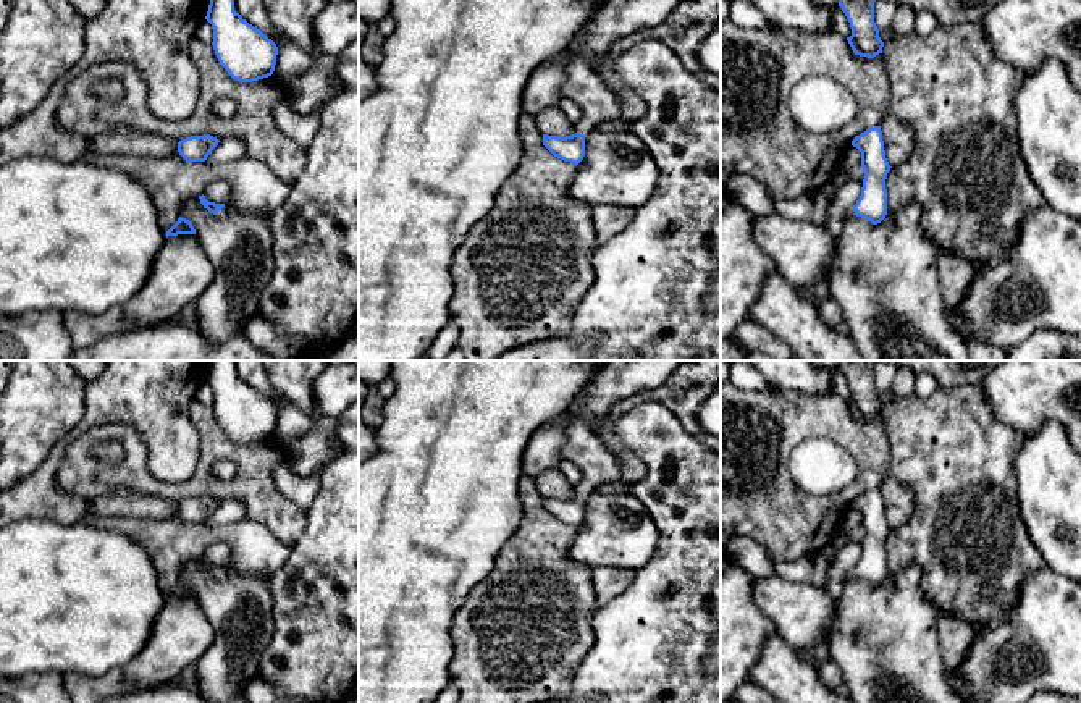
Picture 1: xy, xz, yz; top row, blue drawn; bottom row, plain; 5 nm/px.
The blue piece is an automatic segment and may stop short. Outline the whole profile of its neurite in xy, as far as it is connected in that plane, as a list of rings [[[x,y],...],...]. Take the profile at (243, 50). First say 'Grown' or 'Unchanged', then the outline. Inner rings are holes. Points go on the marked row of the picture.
Unchanged. [[[210,0],[205,19],[213,27],[213,50],[228,74],[241,82],[268,78],[278,47],[234,11],[234,0]]]

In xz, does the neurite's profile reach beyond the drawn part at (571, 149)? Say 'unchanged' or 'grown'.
grown

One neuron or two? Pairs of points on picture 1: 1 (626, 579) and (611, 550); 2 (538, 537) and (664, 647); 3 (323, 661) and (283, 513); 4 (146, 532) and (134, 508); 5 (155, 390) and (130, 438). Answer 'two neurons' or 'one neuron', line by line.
1: two neurons
2: two neurons
3: two neurons
4: two neurons
5: two neurons

